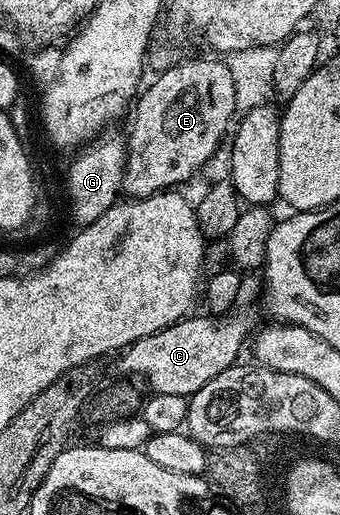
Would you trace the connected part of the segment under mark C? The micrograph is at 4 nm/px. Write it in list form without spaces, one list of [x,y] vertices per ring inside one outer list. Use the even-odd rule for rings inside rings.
[[[256,275],[241,276],[236,304],[220,316],[189,315],[154,335],[138,339],[119,354],[120,369],[132,377],[141,377],[152,393],[182,395],[189,398],[210,379],[237,364],[244,340],[257,328],[256,305],[262,301],[262,281]],[[256,325],[256,326],[255,326]],[[253,328],[253,329],[252,329]],[[252,329],[252,330],[251,330]]]

